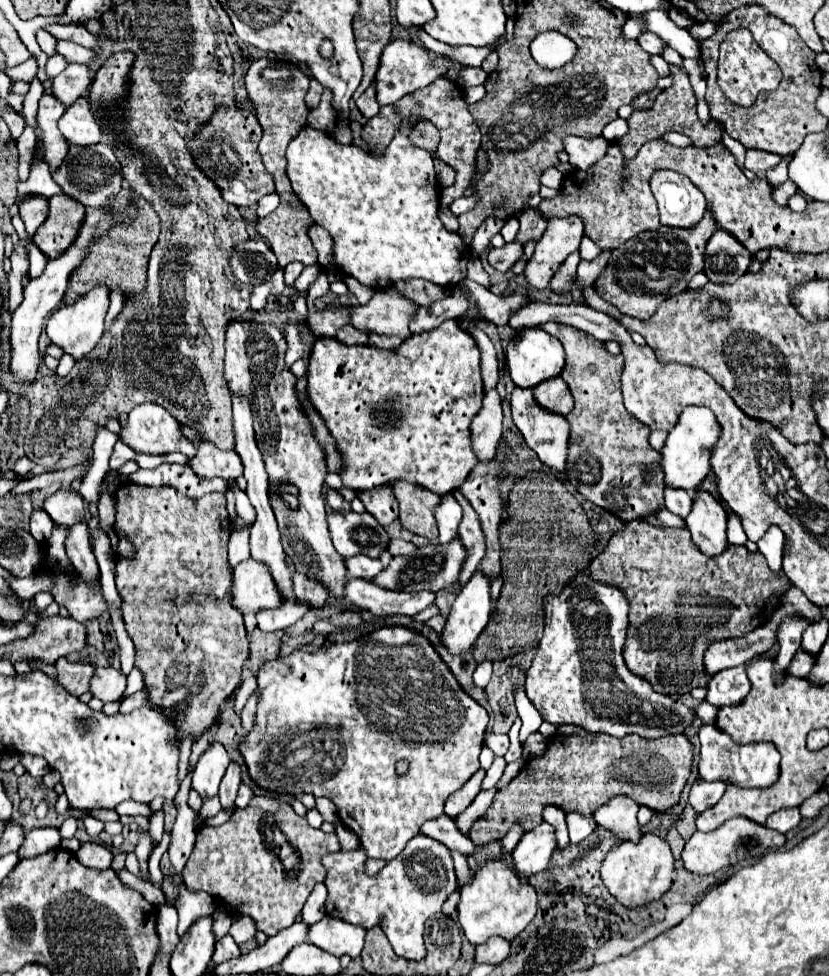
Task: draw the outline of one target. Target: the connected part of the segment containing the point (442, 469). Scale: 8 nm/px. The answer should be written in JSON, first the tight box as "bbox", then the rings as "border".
{"bbox":[307,320,485,496],"border":[[[445,320],[439,328],[435,328],[431,332],[409,336],[397,350],[379,350],[373,346],[347,346],[347,344],[339,342],[337,338],[317,338],[313,344],[311,358],[309,358],[307,394],[309,394],[311,404],[317,408],[317,412],[325,420],[327,428],[331,430],[333,438],[337,440],[337,448],[339,448],[343,462],[345,462],[345,470],[341,474],[341,480],[351,490],[371,490],[371,488],[379,488],[379,486],[389,486],[395,480],[407,480],[411,484],[417,484],[417,486],[423,486],[431,492],[435,492],[439,496],[453,492],[455,484],[459,484],[459,480],[465,480],[467,472],[471,472],[471,468],[475,468],[475,464],[479,462],[473,448],[471,448],[469,430],[471,430],[471,420],[475,418],[475,414],[481,408],[483,392],[485,390],[483,390],[481,372],[479,372],[479,348],[477,348],[475,340],[465,330],[461,330],[455,320]]]}

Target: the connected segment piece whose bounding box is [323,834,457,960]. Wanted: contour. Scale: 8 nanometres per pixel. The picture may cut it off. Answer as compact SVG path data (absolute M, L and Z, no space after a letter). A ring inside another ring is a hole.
M419 834L375 876L367 876L365 860L367 856L361 846L349 852L323 856L323 866L327 870L325 886L329 890L325 904L327 914L331 918L363 926L365 930L379 926L383 928L397 956L405 960L423 960L423 926L431 916L441 912L443 902L457 890L449 848L429 836Z

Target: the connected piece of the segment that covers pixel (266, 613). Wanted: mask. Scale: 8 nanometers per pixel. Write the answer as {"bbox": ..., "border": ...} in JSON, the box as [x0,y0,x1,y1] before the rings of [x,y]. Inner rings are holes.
{"bbox":[257,604,307,630],"border":[[[281,604],[275,610],[263,610],[257,614],[257,626],[261,630],[285,630],[291,624],[295,624],[299,618],[303,618],[303,614],[307,614],[307,606],[305,604]]]}

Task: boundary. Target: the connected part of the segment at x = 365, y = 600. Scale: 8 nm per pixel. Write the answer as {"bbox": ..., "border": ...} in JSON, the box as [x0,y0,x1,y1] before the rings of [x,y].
{"bbox":[345,580,435,616],"border":[[[353,580],[345,586],[345,602],[355,604],[363,610],[369,610],[373,616],[389,614],[407,614],[413,616],[435,602],[431,592],[391,592],[383,590],[367,580]]]}

